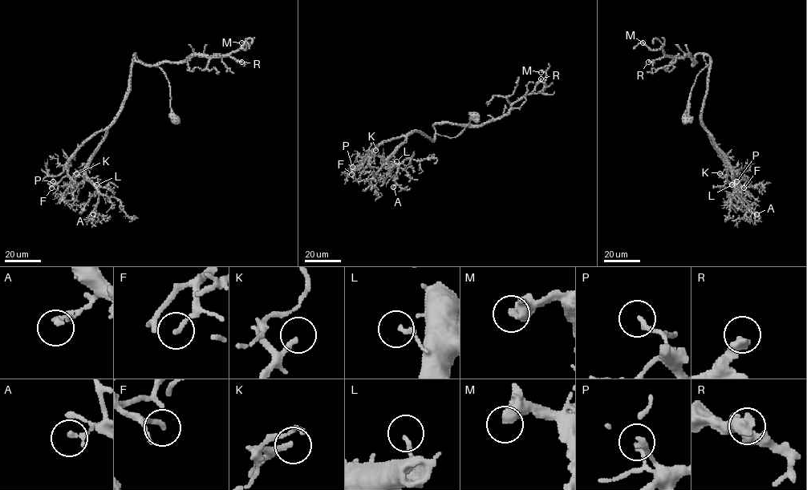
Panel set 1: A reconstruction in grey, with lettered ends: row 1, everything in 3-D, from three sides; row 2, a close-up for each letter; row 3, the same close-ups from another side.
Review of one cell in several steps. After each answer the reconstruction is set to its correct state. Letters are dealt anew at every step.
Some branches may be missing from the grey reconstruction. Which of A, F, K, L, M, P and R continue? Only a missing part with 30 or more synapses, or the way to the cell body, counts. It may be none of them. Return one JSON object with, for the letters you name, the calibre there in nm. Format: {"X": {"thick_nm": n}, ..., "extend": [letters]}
{"A": {"thick_nm": 180}, "R": {"thick_nm": 480}, "extend": ["A", "R"]}

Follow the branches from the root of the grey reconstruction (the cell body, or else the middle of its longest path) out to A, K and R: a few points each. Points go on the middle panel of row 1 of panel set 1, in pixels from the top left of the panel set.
A: (476, 114), (454, 137), (436, 133), (431, 139), (423, 132), (412, 131), (386, 160), (399, 166), (393, 187)
K: (476, 114), (454, 137), (436, 133), (431, 139), (423, 133), (410, 131), (385, 140), (375, 150)
R: (476, 114), (454, 137), (435, 132), (435, 124), (479, 125), (500, 119), (514, 103), (532, 92), (541, 78)

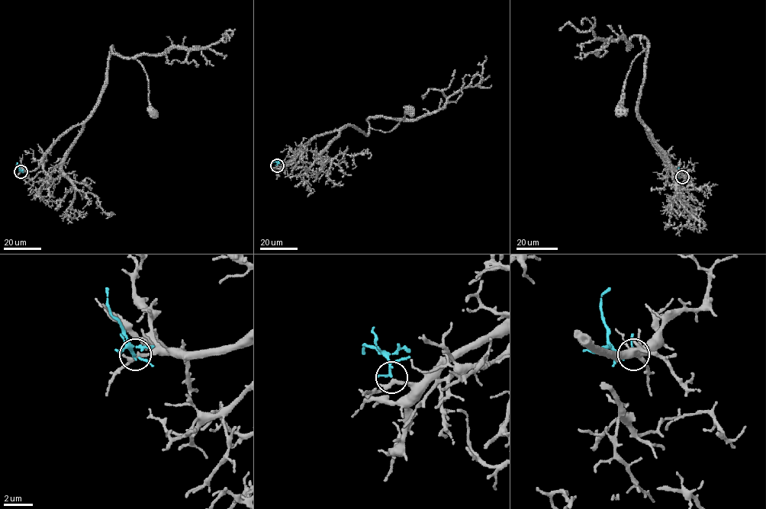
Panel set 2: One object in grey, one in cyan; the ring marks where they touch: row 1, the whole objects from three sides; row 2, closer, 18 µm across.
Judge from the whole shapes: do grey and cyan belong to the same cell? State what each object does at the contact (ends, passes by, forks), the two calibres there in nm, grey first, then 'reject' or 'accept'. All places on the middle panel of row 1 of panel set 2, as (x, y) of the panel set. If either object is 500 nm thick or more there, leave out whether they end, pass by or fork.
grey passes by; cyan forks; calibres 280 and 130 nm; accept

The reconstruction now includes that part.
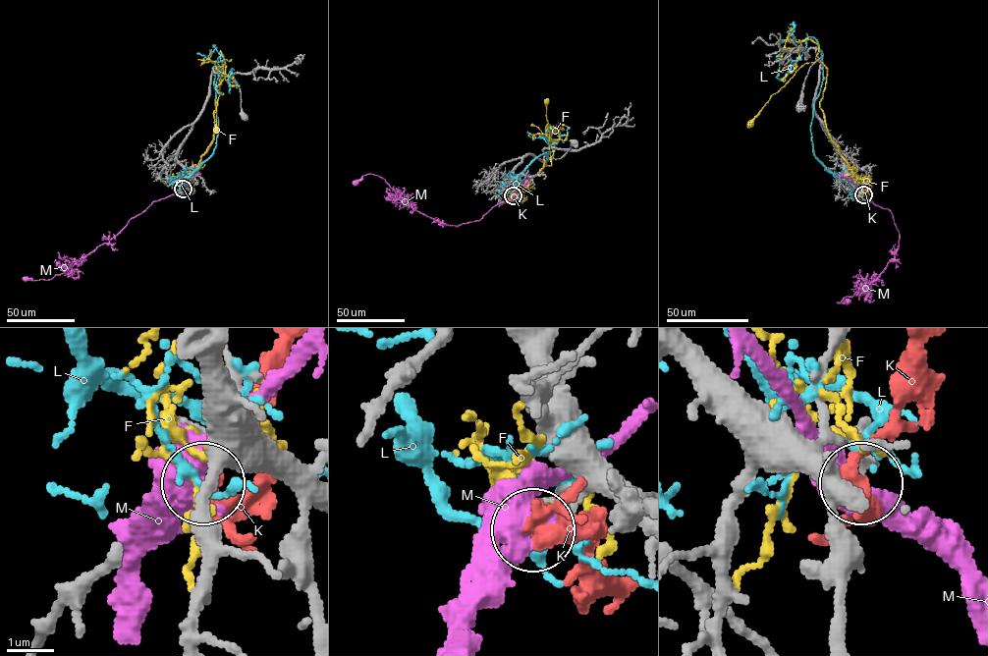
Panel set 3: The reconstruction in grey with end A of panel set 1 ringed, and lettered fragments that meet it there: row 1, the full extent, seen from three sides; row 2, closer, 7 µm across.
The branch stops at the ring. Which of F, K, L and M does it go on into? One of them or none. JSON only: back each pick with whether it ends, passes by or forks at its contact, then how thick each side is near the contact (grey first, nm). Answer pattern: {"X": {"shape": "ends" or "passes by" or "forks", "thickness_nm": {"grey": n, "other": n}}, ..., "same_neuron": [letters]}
{"K": {"shape": "passes by", "thickness_nm": {"grey": 130, "other": 360}}, "same_neuron": ["K"]}

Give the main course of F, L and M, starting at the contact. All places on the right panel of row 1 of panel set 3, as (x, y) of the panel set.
F: (862, 192), (863, 182), (827, 128), (820, 100), (827, 72), (819, 61), (804, 63), (751, 124)
L: (863, 192), (813, 153), (810, 124), (823, 73), (818, 41), (807, 37), (799, 47), (794, 27), (782, 42)
M: (863, 193), (891, 211), (899, 246), (877, 278), (838, 302), (848, 300)

